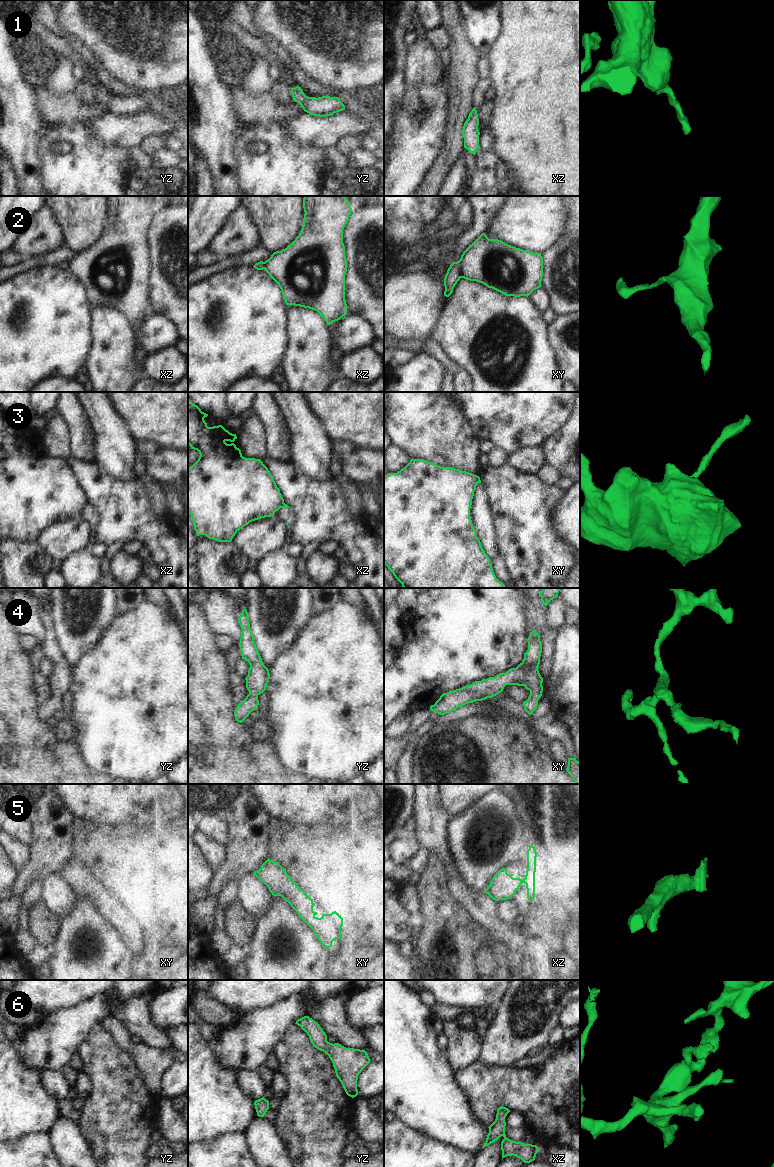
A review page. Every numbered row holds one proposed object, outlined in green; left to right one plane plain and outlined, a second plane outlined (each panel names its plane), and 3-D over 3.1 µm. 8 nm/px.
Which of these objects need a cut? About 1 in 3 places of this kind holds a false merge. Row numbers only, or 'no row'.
2, 3

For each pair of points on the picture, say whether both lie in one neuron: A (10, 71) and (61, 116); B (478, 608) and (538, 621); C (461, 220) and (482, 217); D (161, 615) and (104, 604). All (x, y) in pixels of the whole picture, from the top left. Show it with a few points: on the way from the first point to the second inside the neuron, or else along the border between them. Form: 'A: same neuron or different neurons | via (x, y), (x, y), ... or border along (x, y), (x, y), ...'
A: different neurons | border along (35, 87), (36, 104), (42, 117)
B: different neurons | border along (524, 598), (526, 632)
C: different neurons | border along (472, 206), (472, 225), (467, 230)
D: different neurons | border along (117, 615), (102, 634)

